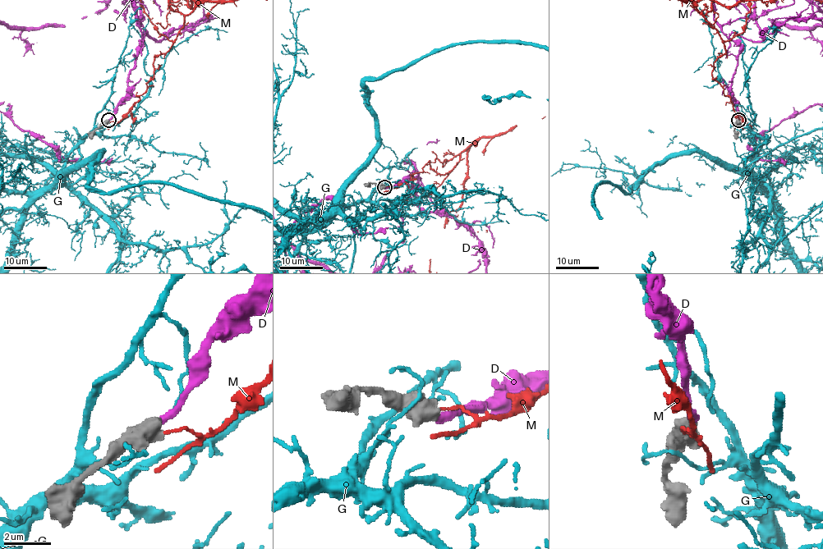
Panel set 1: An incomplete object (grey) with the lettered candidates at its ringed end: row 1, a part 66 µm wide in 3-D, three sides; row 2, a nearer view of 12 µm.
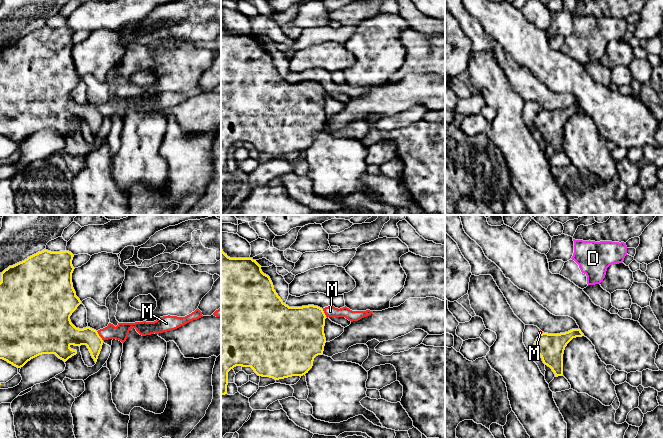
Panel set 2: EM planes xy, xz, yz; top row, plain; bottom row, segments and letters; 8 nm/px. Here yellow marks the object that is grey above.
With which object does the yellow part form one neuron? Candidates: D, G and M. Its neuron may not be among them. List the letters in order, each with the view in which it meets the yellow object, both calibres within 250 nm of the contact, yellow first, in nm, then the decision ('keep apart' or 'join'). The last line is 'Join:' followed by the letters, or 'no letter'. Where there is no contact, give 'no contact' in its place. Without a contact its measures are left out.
D: no contact | join
G: no contact | keep apart
M: xy | 170/120 nm | keep apart
Join: D

